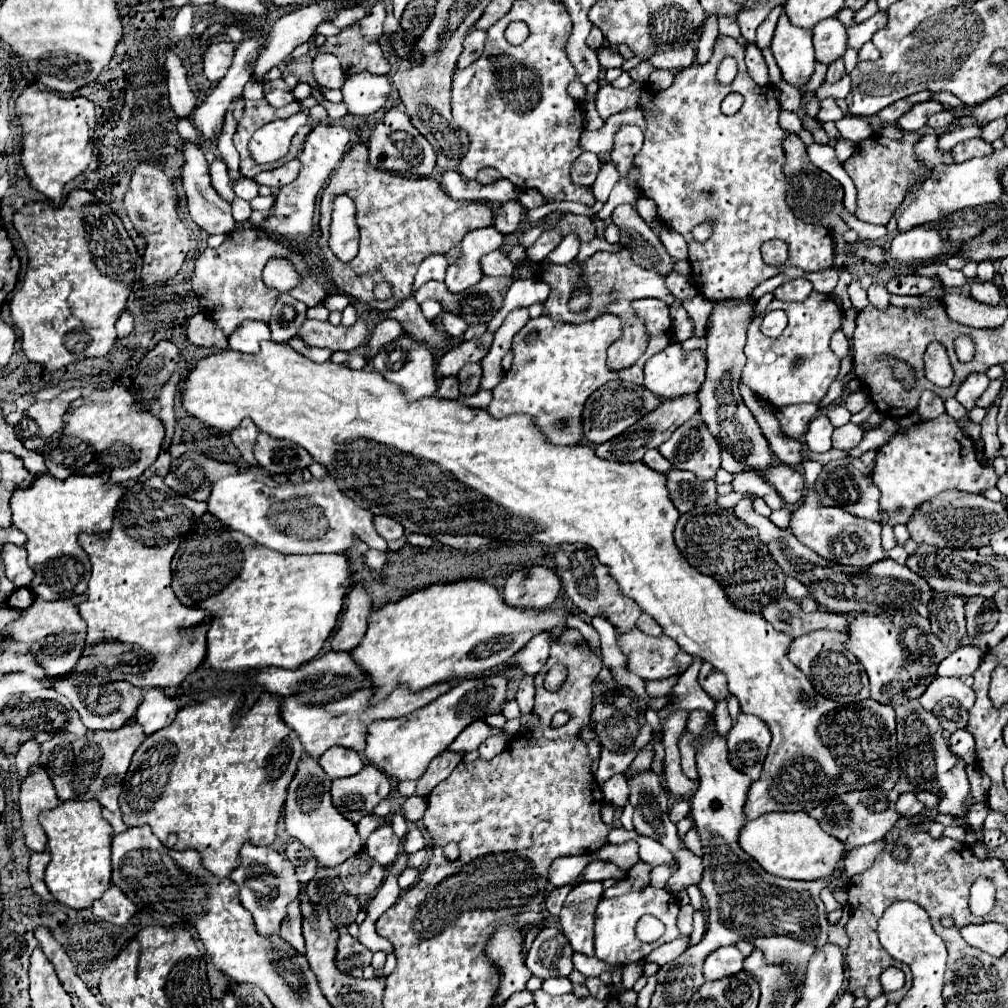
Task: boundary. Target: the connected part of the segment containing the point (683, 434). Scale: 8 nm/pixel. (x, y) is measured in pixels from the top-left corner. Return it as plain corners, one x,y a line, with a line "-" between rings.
699,413
683,423
661,447
659,453
675,467
695,473
699,479
715,479
721,467
721,449
717,439
707,431

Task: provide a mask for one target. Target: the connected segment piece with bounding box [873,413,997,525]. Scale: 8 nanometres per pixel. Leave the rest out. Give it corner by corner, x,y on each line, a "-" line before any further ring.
943,413
937,419
921,421
899,433
885,447
877,451
875,459
875,485
881,491
879,503
891,517
891,525
907,523
919,503
935,497
947,489
959,489
967,493
981,493
985,487
997,483
993,467
983,467
977,461
973,441
961,431
957,421

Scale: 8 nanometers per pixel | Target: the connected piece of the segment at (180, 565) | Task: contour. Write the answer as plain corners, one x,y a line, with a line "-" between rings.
205,513
195,523
193,531
181,541
173,557
175,595
185,605
213,611
213,621
207,631
205,665
219,671
243,671
251,667
301,667
321,651
325,639
335,629
351,583
353,579
347,555
283,555
263,545
251,547
249,537
221,527
211,513

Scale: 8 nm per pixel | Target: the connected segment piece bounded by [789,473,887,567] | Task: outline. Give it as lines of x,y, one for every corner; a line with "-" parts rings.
803,473
805,475
805,481
809,481
807,485
807,495
805,499
801,501
799,509
793,513
793,519
791,519
791,527
789,531
801,541
805,543
811,551
815,551
819,557
827,559
827,561
833,561
833,563
839,563
839,565
853,565
853,567
867,567
867,565
873,565
873,563
879,563
887,557
887,553
881,549
881,525
875,523
875,521
869,521
869,519
859,519
839,507
821,507
819,505
819,497
817,493
813,491
813,483
815,479
811,479
809,473

